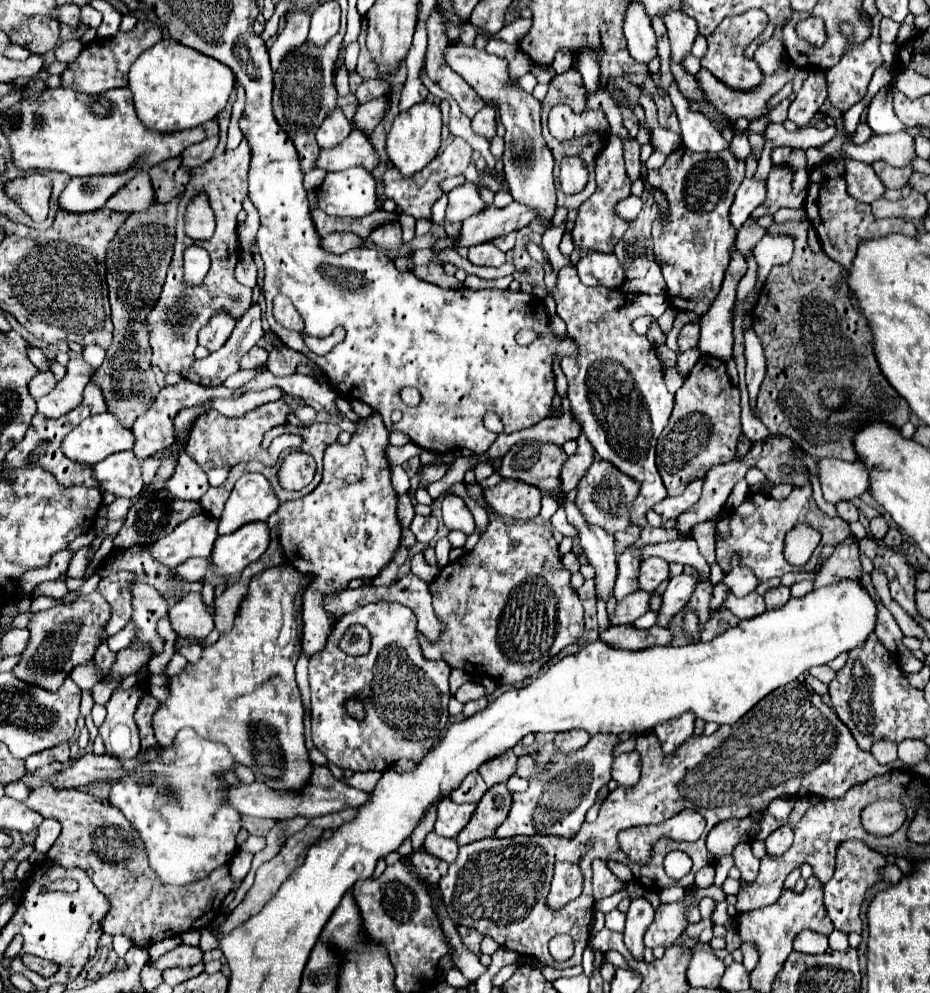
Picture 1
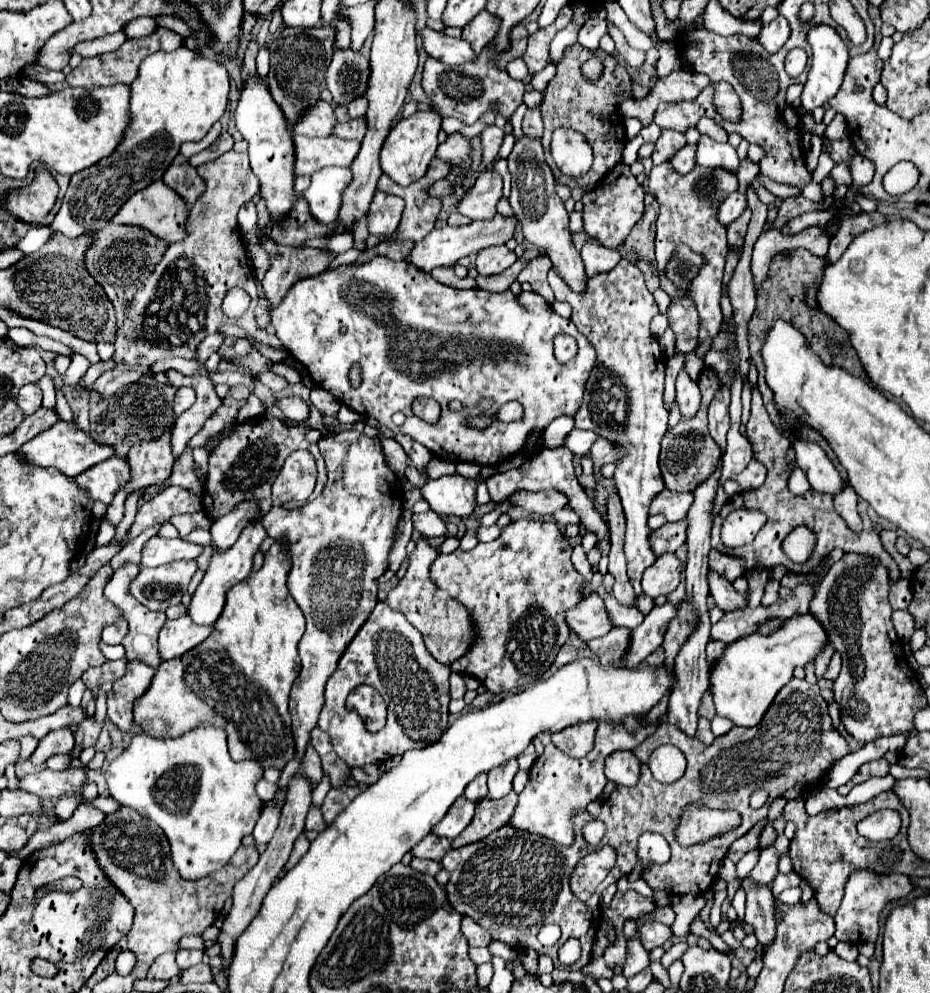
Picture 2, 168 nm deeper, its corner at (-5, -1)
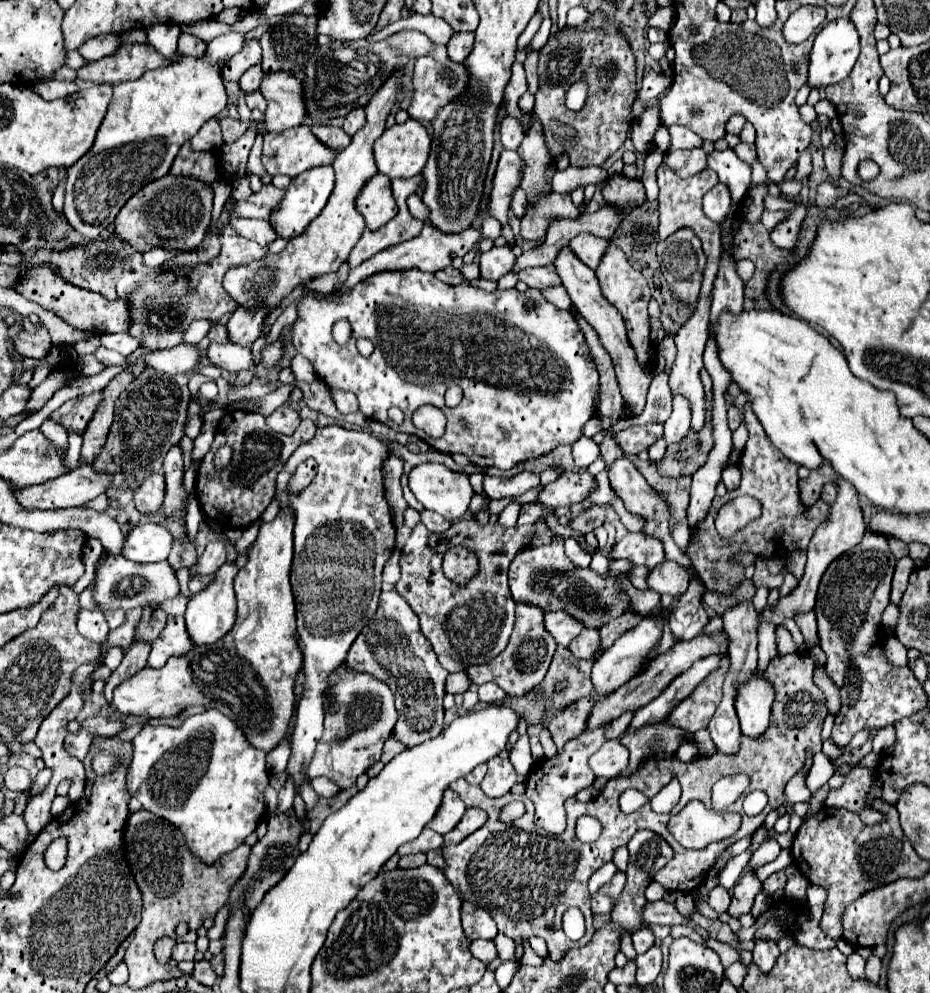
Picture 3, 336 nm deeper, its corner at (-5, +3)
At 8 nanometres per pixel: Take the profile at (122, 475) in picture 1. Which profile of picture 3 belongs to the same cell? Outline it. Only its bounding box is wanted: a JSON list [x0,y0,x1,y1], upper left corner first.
[17,466,113,508]

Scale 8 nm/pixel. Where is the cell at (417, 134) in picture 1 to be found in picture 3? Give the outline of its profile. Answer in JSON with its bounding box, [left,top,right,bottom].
[375,118,431,178]

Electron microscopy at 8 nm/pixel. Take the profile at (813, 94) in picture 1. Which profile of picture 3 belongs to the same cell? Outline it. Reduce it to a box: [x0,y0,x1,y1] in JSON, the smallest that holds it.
[809,20,859,88]

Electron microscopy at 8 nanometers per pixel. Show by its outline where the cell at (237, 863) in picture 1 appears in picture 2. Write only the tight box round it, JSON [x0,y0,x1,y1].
[253,804,281,844]

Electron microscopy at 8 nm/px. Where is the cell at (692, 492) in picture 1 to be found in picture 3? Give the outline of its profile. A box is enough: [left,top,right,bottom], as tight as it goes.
[609,456,693,572]

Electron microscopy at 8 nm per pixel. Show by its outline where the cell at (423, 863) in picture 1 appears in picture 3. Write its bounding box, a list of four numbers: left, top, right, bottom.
[399,854,427,868]

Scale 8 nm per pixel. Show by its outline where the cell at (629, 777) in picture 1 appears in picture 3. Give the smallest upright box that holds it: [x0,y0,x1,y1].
[589,740,629,778]

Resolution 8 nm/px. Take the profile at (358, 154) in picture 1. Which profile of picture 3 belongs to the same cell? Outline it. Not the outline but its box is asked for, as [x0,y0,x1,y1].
[261,126,337,176]

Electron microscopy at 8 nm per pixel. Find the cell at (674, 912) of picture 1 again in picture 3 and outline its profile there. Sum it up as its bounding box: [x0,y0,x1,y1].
[633,926,655,954]

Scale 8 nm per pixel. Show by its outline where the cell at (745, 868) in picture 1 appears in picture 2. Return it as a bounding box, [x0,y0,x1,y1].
[743,878,775,950]

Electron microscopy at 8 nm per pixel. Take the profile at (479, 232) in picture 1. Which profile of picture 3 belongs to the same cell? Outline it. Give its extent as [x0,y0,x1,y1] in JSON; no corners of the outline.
[343,224,481,290]

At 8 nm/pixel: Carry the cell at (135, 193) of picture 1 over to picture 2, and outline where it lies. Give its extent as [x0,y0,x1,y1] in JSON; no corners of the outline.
[113,182,189,244]

